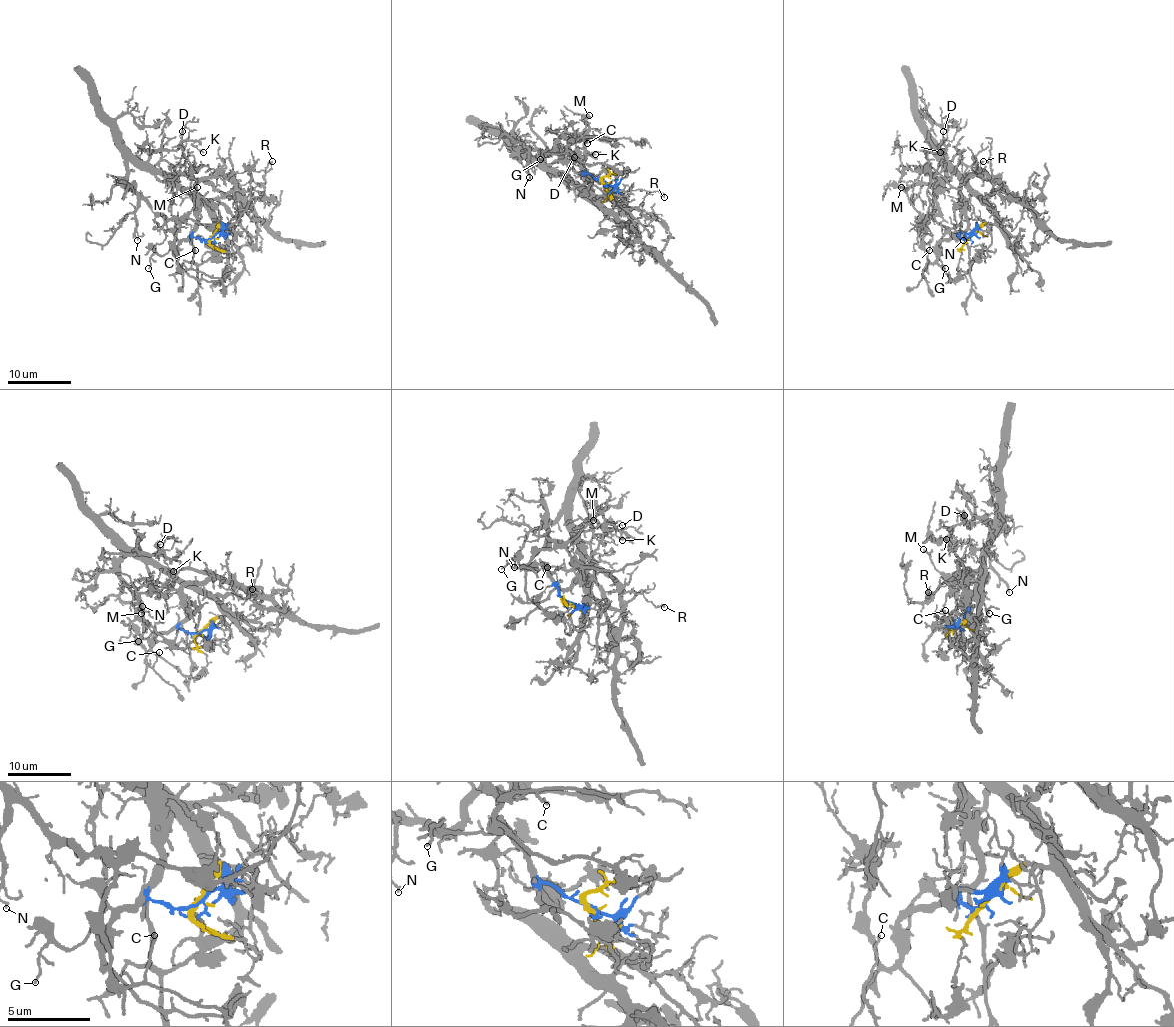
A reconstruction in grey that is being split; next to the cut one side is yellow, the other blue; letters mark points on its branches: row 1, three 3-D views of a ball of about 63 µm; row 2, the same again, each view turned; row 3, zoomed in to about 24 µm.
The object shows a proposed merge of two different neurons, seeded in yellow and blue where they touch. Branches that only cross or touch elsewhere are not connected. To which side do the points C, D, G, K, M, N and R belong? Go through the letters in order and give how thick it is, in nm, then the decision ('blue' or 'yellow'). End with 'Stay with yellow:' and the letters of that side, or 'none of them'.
C: calibre 130 nm; blue
D: calibre 90 nm; yellow
G: calibre 130 nm; blue
K: calibre 110 nm; yellow
M: calibre 130 nm; blue
N: calibre 130 nm; yellow
R: calibre 170 nm; blue
Stay with yellow: D, K, N

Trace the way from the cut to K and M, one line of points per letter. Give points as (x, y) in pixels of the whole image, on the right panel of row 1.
K: (968, 238), (985, 223), (995, 222), (995, 214), (937, 150), (945, 150), (944, 141), (939, 145), (941, 152)
M: (968, 238), (944, 239), (936, 246), (936, 258), (930, 262), (923, 244), (925, 222), (901, 187)

